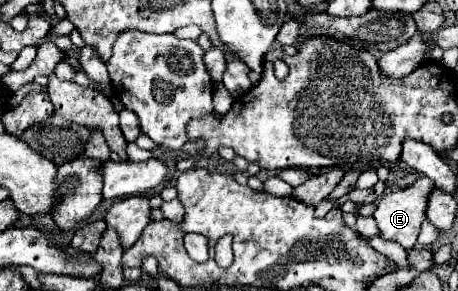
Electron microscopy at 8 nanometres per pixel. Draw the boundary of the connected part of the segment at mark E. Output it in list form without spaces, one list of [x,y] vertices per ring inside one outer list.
[[[418,177],[410,187],[406,189],[398,189],[392,193],[386,193],[384,197],[380,197],[376,211],[372,213],[372,217],[376,219],[380,237],[386,241],[398,241],[404,249],[412,249],[416,243],[416,237],[420,233],[420,223],[424,221],[424,211],[426,211],[426,199],[428,193],[434,189],[434,183],[428,177]]]

